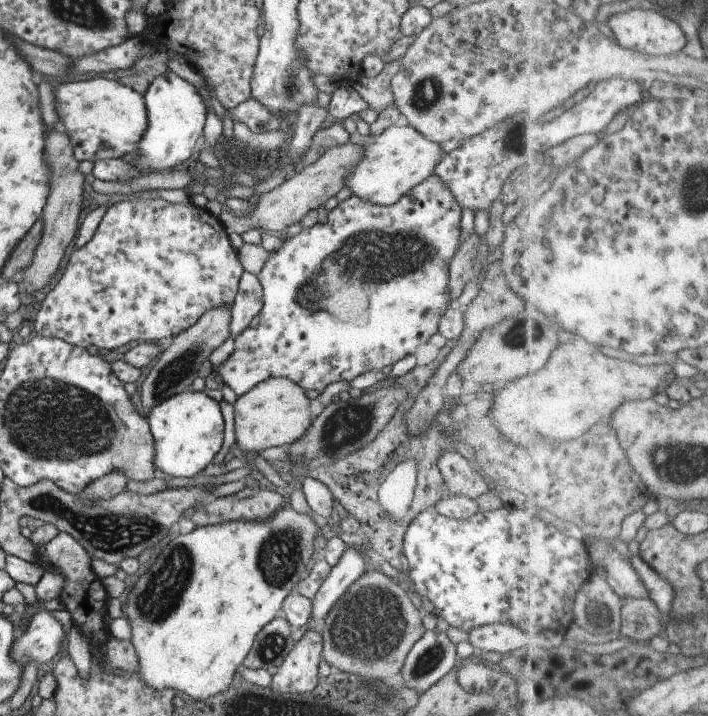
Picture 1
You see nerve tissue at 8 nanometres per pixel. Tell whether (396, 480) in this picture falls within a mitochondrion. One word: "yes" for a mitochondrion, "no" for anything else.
no

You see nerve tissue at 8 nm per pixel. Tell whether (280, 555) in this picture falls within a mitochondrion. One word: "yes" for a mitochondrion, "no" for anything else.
yes

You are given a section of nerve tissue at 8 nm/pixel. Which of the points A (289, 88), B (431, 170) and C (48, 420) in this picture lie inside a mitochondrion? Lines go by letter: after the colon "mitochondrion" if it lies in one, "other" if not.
A: mitochondrion
B: other
C: mitochondrion

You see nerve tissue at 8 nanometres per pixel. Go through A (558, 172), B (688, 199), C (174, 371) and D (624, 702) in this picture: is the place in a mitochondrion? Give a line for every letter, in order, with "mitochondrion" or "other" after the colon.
A: other
B: mitochondrion
C: mitochondrion
D: other

